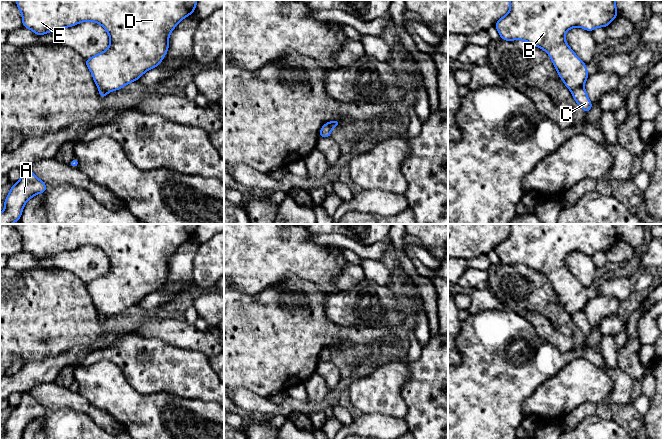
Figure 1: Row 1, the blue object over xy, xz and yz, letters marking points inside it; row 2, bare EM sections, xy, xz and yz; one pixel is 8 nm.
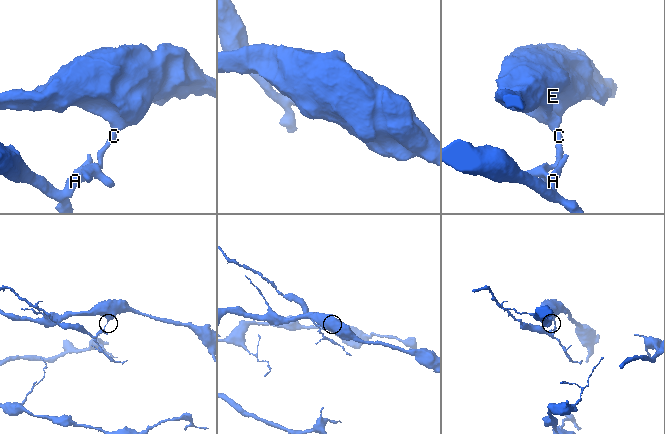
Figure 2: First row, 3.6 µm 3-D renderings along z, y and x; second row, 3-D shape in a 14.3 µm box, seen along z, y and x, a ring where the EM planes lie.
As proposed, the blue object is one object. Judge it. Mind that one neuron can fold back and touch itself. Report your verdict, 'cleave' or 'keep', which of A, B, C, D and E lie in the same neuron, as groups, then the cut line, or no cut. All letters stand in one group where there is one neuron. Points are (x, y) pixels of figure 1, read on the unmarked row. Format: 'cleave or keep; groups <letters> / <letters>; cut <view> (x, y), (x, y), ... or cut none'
cleave; groups A C / B D E; cut yz (583, 309), (571, 315)

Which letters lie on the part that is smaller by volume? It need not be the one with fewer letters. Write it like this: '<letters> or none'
A, C

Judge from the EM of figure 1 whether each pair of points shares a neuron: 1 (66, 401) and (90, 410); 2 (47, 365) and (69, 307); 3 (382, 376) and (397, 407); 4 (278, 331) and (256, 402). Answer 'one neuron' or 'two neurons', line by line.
1: one neuron
2: two neurons
3: one neuron
4: two neurons

